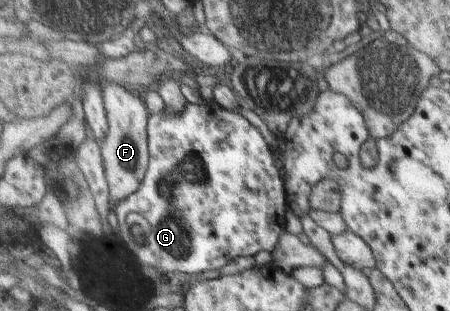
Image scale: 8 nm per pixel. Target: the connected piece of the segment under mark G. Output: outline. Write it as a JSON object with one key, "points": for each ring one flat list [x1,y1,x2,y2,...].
{"points":[[215,98,203,99,199,104,189,103,183,113,169,113,168,109,161,114,151,113,151,118,149,118,149,152,152,154,149,172,143,180,141,190,131,194,131,198,127,202,119,202,119,206,117,206,117,214,121,220,121,228,123,228,123,238,129,242,131,250,141,258,143,264,154,266,167,274,183,272,183,274,193,276,197,274,199,276,209,270,219,271,221,268,225,268,229,262,233,262,235,258,257,256,261,250,267,250,273,254,279,246,282,234,287,230,288,188,277,164,275,164,275,156,278,154,273,152,269,142,265,140,265,136,259,132,259,128,249,118,245,118,241,113,226,109]]}

